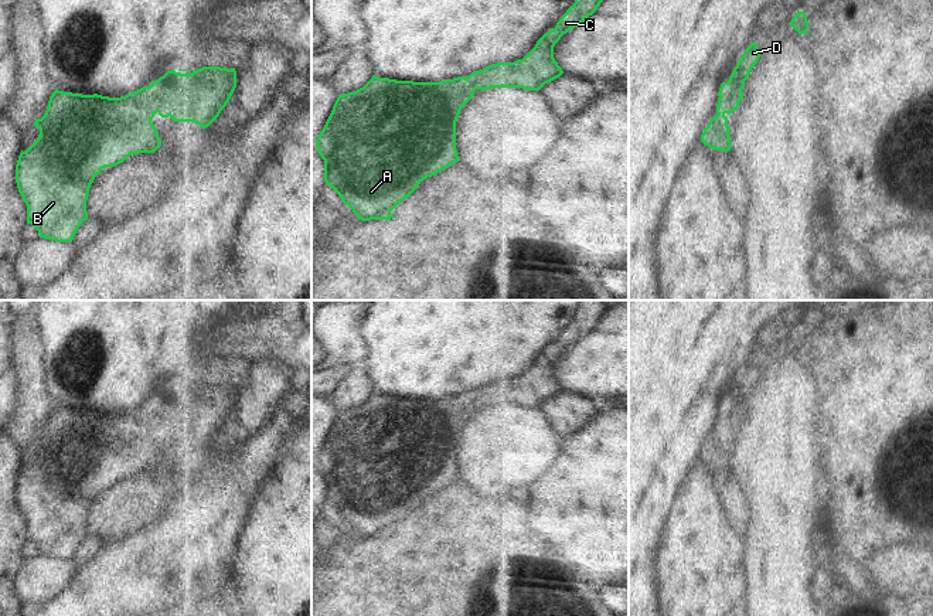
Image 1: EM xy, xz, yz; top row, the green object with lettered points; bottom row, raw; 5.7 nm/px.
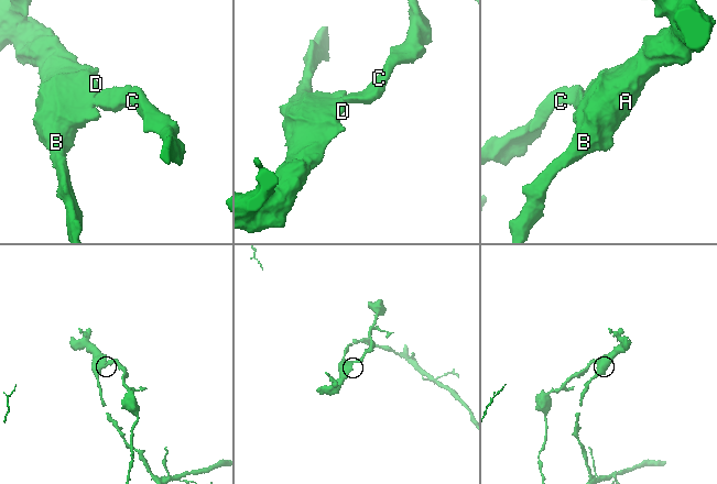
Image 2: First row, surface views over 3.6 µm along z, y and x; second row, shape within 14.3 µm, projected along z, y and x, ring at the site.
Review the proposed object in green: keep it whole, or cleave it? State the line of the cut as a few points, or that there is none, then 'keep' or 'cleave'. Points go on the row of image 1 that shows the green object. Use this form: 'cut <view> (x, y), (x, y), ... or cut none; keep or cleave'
cut none; keep

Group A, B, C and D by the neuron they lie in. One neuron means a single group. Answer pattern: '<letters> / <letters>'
A B C D

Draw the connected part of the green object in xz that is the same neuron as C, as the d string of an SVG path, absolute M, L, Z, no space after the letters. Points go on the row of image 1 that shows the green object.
M575 0L554 30L545 33L535 47L514 62L491 64L467 78L439 82L372 78L360 89L338 95L333 110L316 139L324 160L324 181L361 221L391 219L391 211L428 177L459 161L456 122L462 108L477 89L522 88L539 91L563 71L554 58L554 47L571 28L592 16L603 0Z

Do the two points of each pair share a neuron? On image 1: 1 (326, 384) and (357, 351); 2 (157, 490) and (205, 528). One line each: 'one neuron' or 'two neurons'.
1: two neurons
2: two neurons

